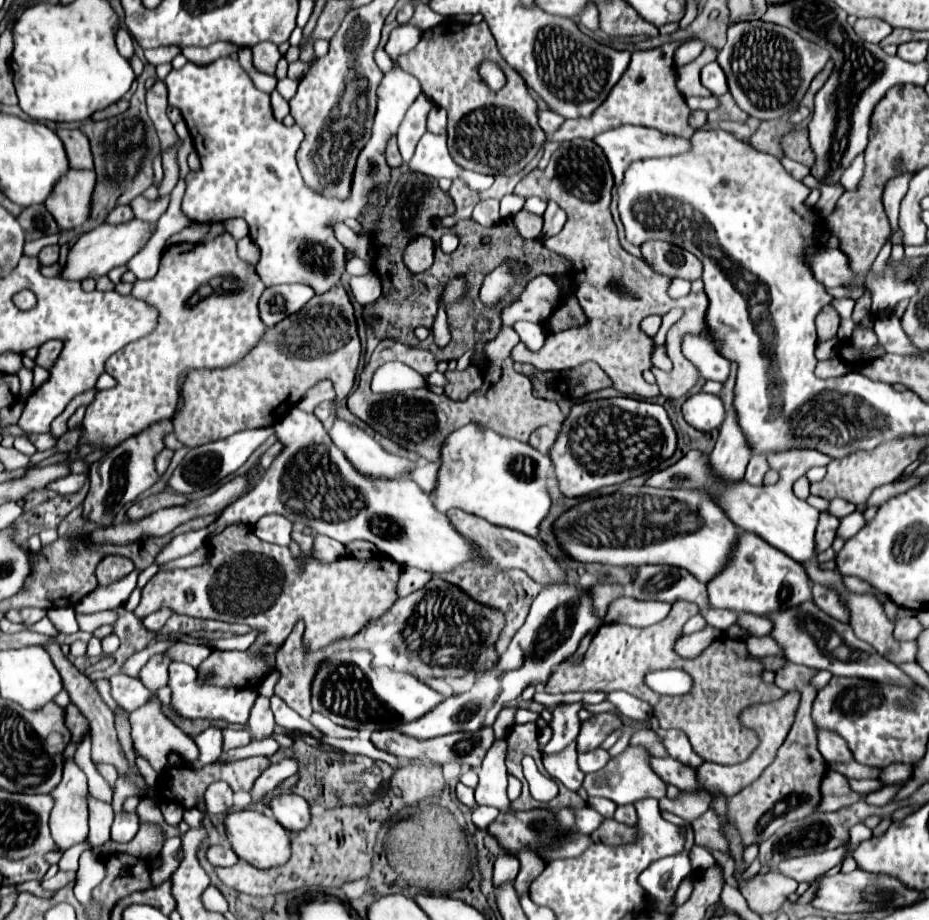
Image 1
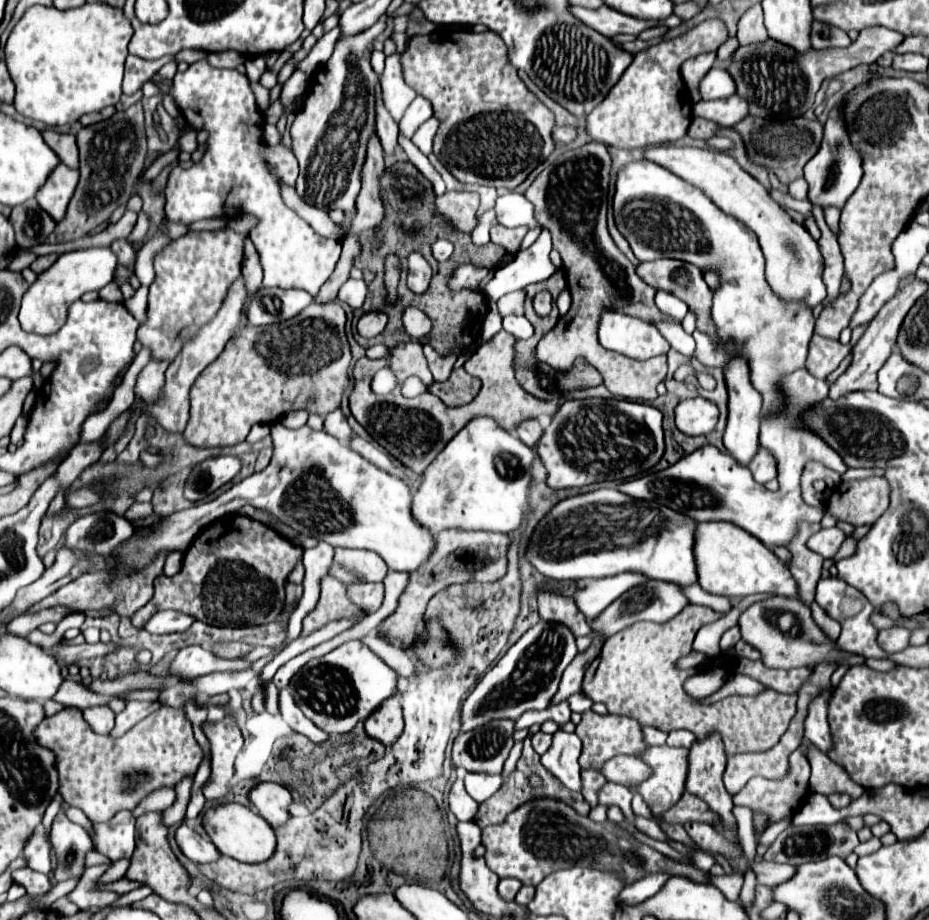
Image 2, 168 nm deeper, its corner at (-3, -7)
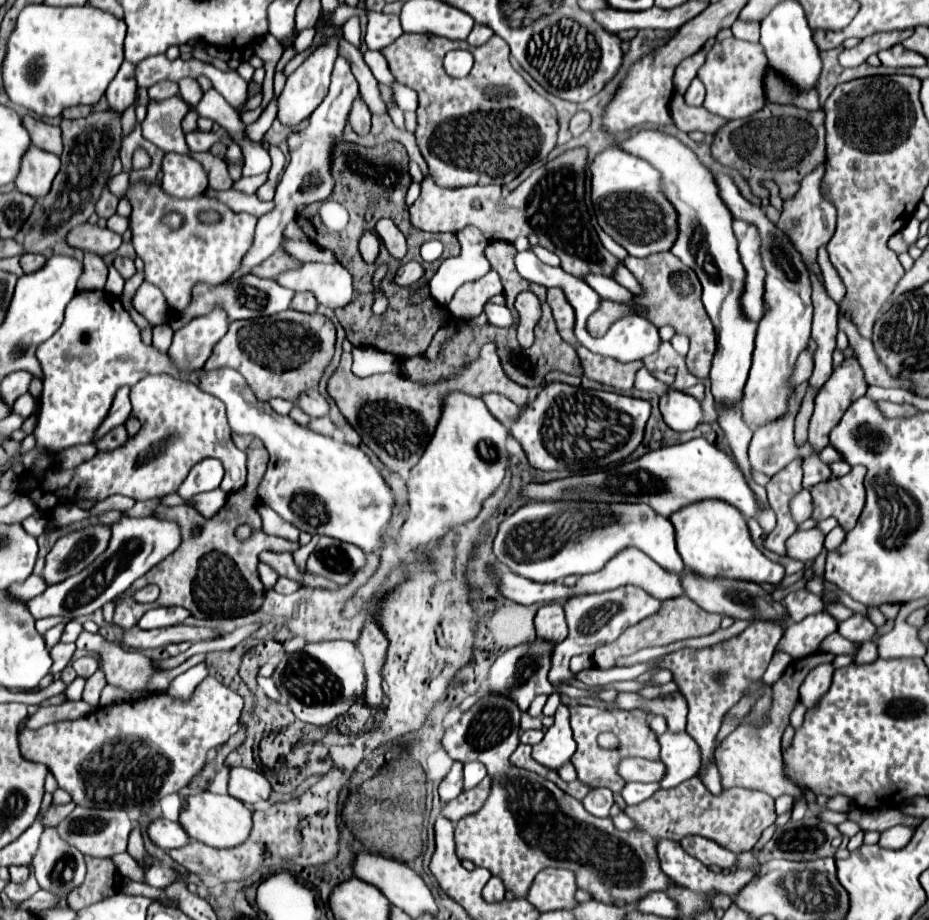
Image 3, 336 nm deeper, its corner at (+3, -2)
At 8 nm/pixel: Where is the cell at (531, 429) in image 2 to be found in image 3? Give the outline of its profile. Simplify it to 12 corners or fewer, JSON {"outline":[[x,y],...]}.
{"outline":[[484,394],[488,410],[506,426],[520,412],[512,400],[500,394]]}

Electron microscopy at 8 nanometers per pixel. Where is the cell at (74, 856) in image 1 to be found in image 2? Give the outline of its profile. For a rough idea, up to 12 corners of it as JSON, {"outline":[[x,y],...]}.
{"outline":[[70,807],[67,817],[74,823],[92,831],[90,821],[80,809]]}

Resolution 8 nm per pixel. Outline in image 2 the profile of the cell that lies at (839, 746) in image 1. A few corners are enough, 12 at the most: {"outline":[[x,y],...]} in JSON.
{"outline":[[830,691],[812,701],[804,737],[822,753],[834,745],[826,703]]}

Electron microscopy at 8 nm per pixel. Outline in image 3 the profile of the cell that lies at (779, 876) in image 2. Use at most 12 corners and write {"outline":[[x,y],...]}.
{"outline":[[686,836],[680,846],[704,866],[730,870],[736,854],[720,844]]}

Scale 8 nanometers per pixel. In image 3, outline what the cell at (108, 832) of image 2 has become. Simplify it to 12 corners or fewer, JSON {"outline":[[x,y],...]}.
{"outline":[[76,806],[60,838],[84,856],[126,852],[132,822],[124,810]]}

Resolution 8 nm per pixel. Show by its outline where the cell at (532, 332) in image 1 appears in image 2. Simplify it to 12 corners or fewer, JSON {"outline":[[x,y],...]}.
{"outline":[[504,317],[504,329],[516,339],[530,339],[526,317]]}

